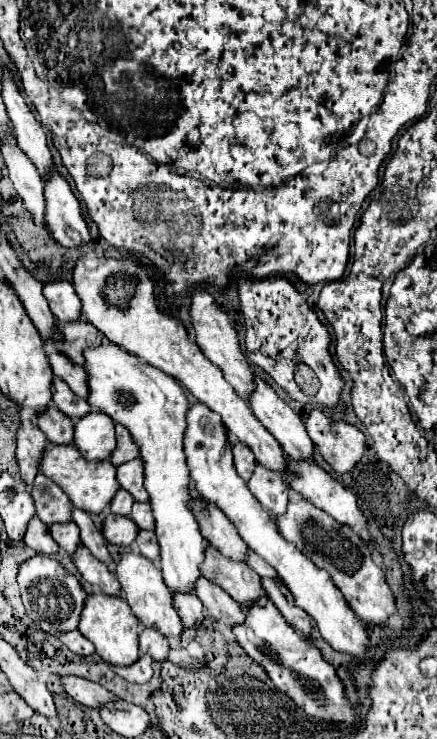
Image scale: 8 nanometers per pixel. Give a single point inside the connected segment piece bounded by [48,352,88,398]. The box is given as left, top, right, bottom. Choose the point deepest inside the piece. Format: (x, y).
(75, 376)

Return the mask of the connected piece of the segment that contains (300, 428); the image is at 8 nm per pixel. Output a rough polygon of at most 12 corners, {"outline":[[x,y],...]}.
{"outline":[[260,376],[254,416],[290,458],[316,454],[302,416]]}

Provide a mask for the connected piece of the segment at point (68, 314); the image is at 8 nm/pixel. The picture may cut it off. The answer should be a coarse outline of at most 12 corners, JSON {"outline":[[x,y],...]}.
{"outline":[[68,280],[44,286],[58,322],[80,318],[80,298]]}

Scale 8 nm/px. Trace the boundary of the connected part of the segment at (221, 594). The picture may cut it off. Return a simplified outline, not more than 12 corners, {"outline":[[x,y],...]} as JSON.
{"outline":[[206,578],[196,582],[196,596],[210,618],[230,626],[244,622],[242,606]]}

